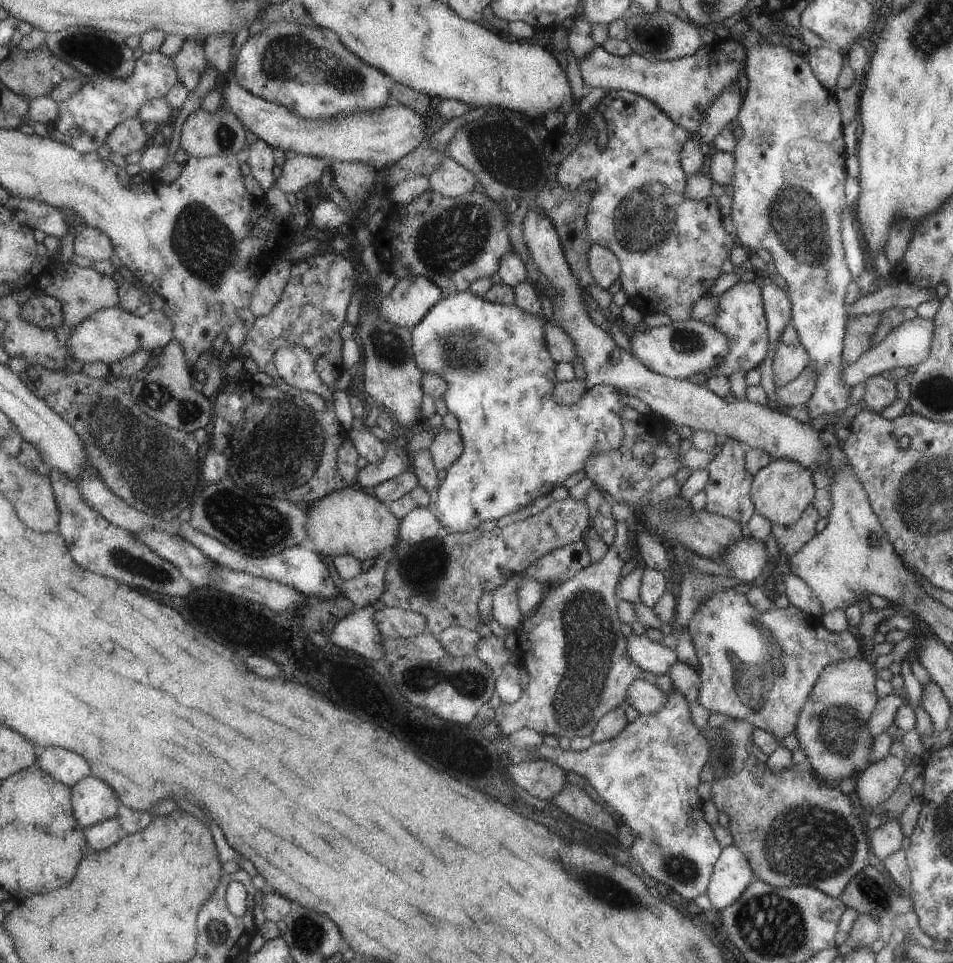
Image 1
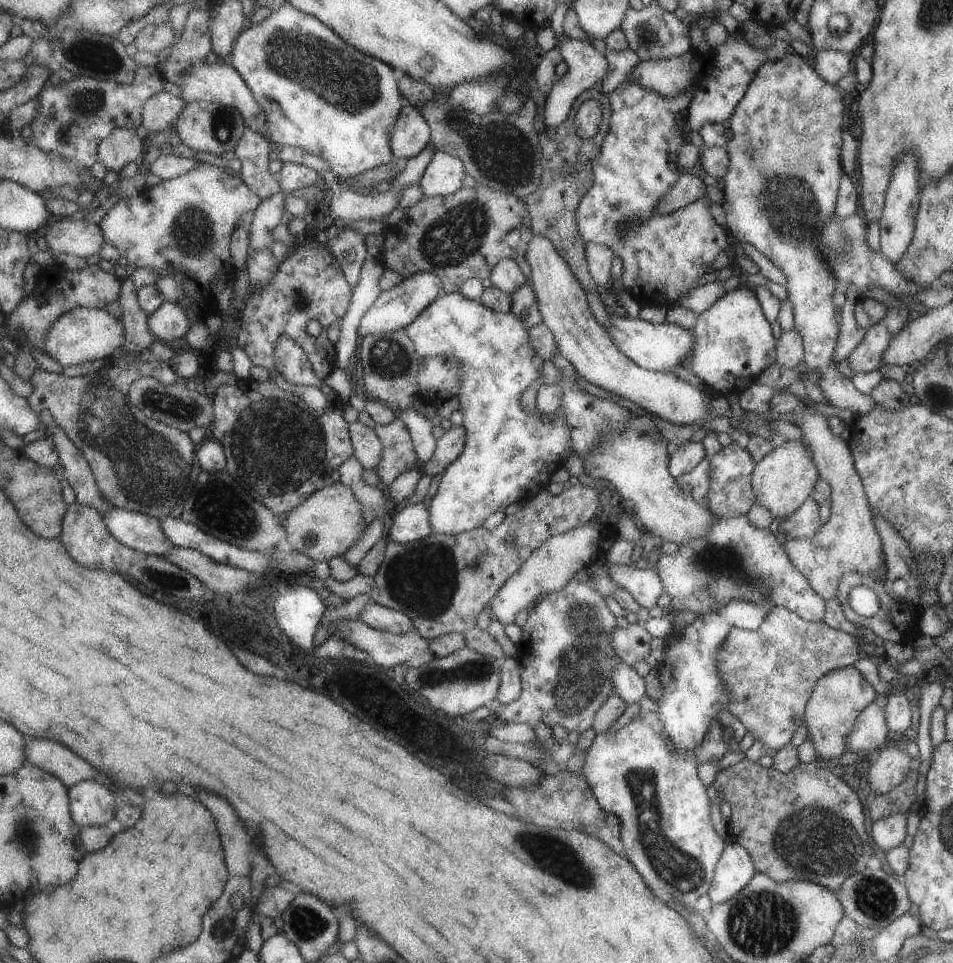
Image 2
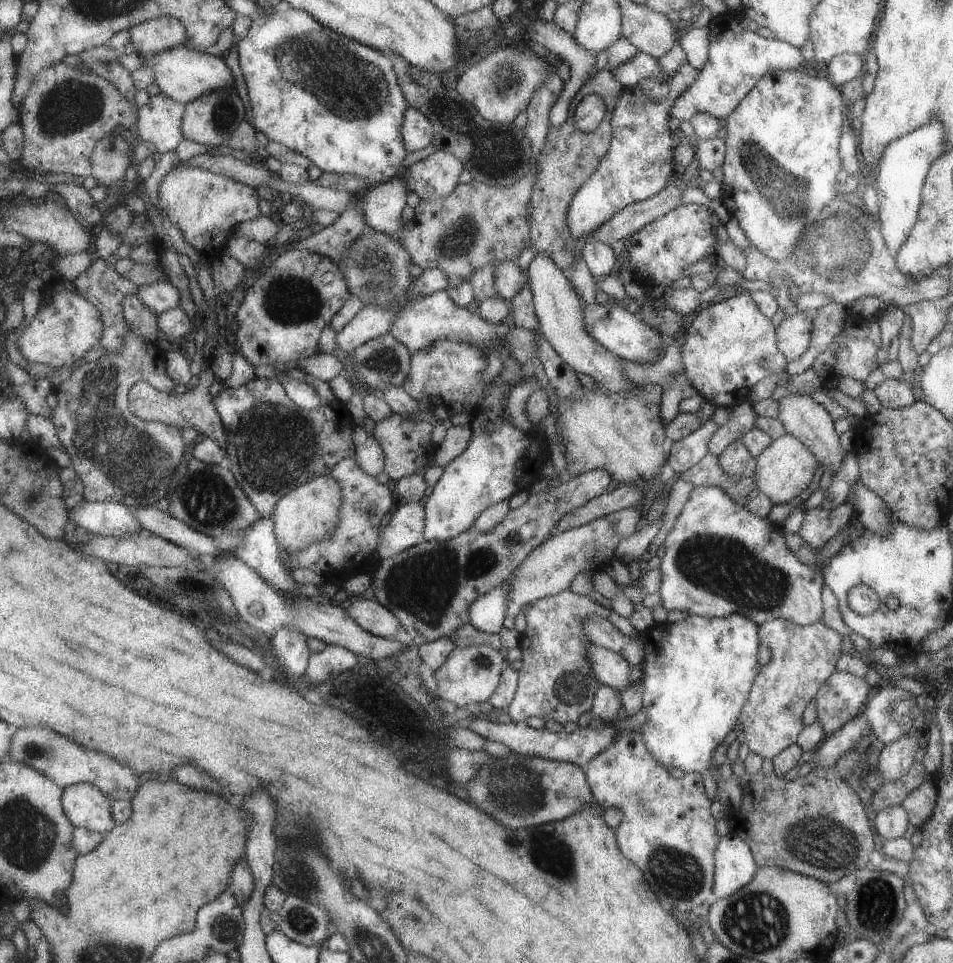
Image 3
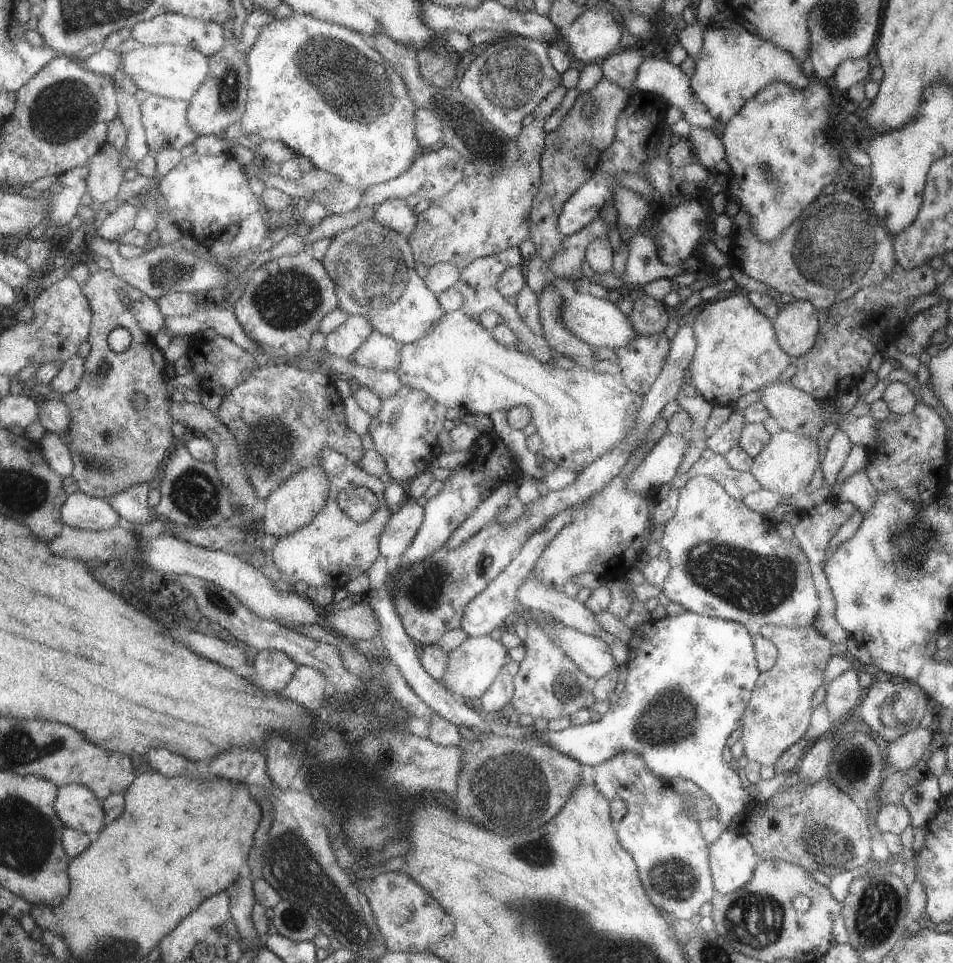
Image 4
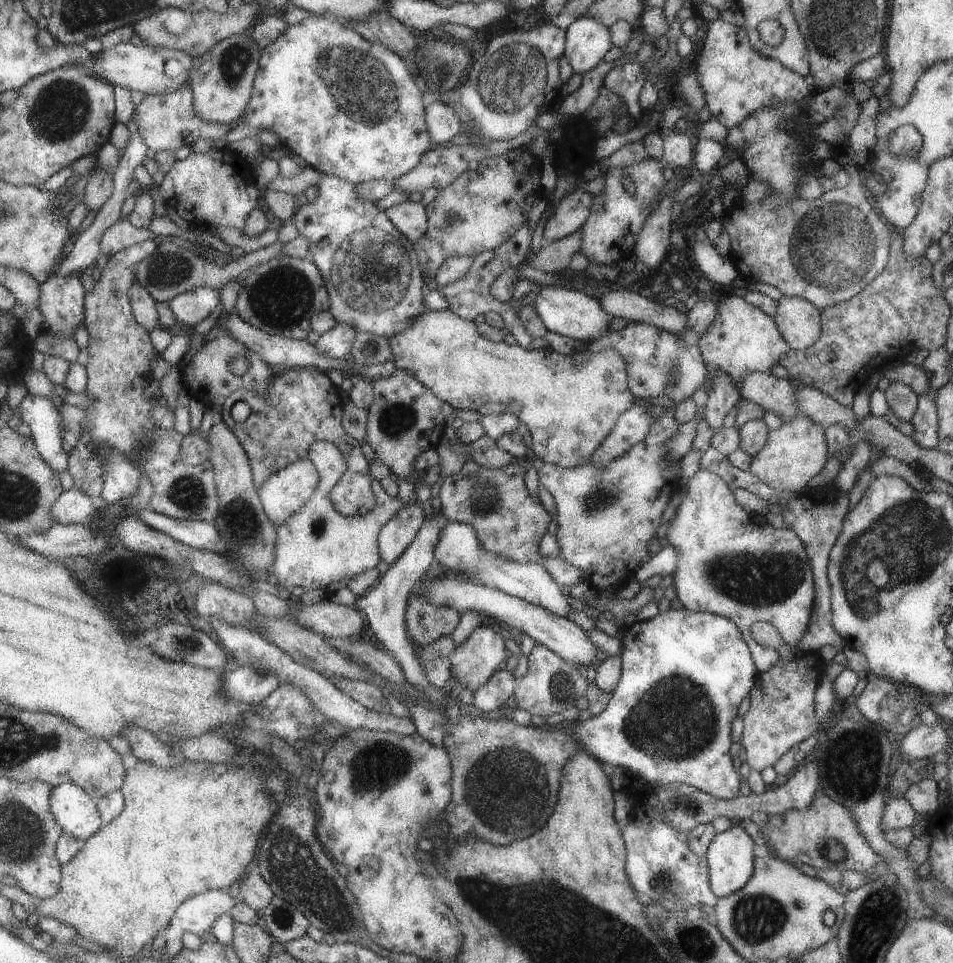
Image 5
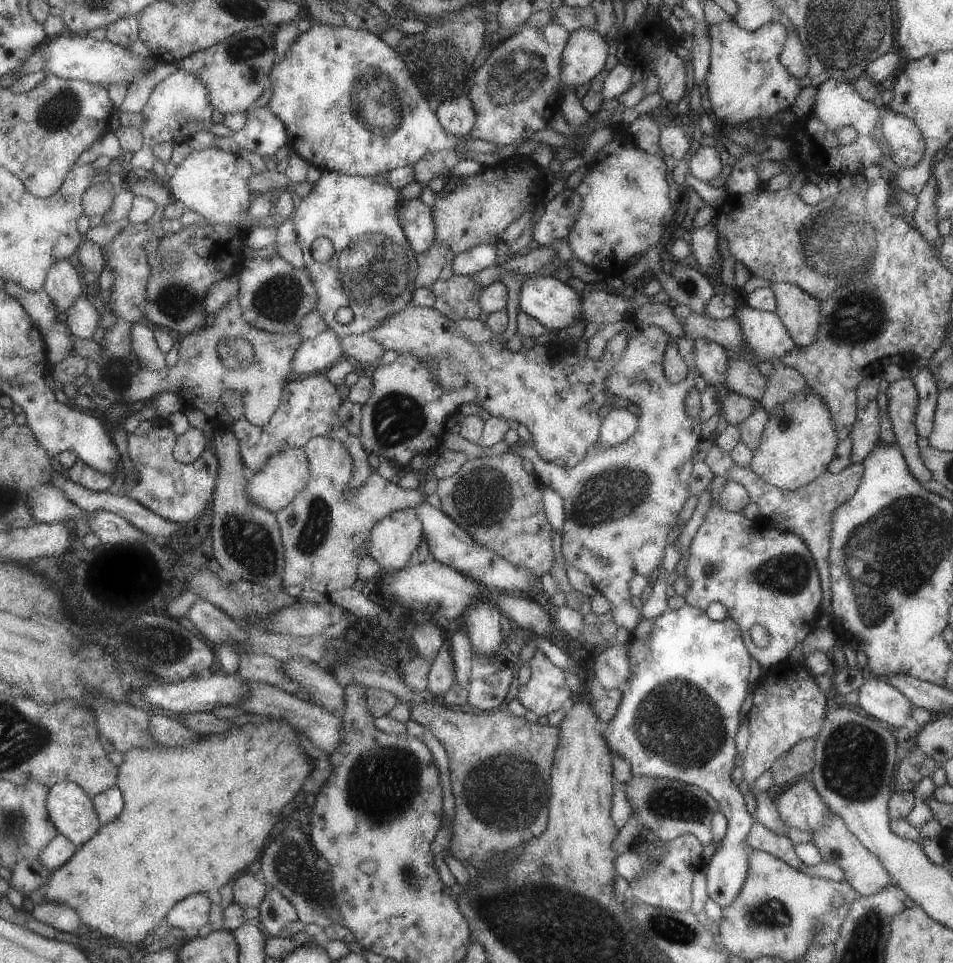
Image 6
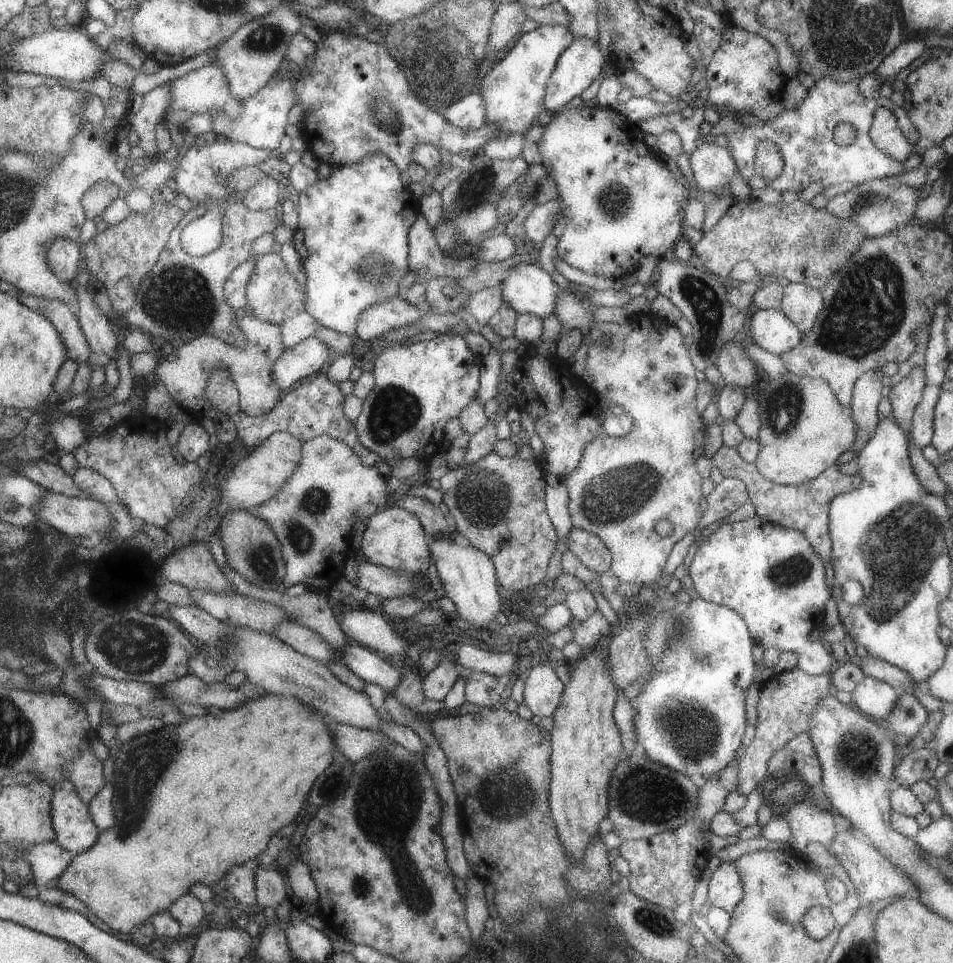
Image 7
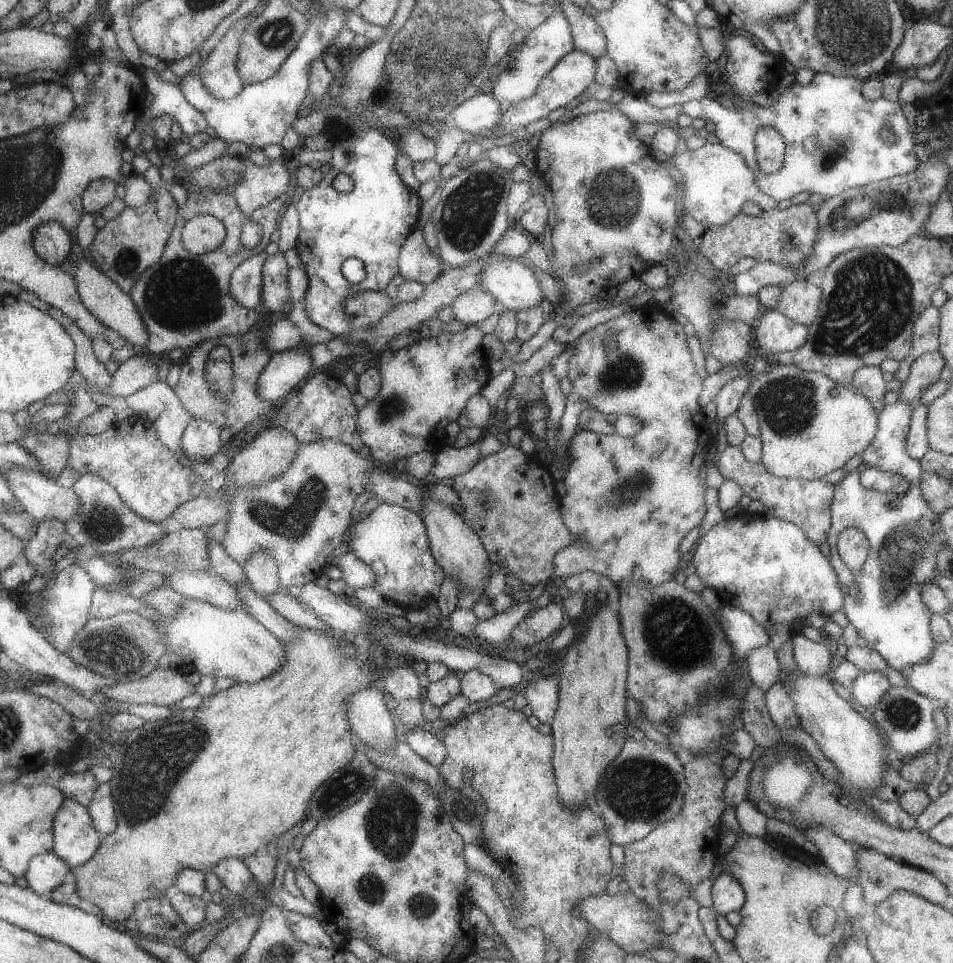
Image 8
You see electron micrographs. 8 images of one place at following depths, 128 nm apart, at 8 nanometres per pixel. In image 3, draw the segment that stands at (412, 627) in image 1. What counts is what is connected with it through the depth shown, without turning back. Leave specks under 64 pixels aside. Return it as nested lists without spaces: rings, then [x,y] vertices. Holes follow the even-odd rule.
[[[376,599],[356,600],[346,612],[363,630],[379,638],[394,639],[395,634],[403,629],[401,620]]]

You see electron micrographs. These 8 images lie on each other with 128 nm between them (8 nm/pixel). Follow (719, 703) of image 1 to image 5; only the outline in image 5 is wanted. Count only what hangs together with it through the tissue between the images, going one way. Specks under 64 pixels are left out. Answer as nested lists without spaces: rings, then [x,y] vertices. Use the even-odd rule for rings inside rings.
[[[758,621],[749,626],[753,642],[779,652],[777,663],[766,672],[757,673],[756,682],[749,694],[749,710],[742,717],[743,733],[739,740],[745,751],[745,763],[749,769],[764,770],[772,765],[789,748],[808,738],[819,725],[815,716],[814,693],[825,663],[815,651],[799,650],[785,644],[769,624]]]

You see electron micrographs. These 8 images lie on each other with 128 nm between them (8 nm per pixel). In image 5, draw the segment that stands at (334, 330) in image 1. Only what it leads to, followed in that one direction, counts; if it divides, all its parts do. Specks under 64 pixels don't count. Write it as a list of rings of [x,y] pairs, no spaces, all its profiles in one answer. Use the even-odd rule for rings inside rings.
[[[279,256],[244,273],[244,285],[235,314],[246,324],[271,335],[305,341],[312,331],[313,316],[329,311],[329,294],[320,269],[304,258]]]

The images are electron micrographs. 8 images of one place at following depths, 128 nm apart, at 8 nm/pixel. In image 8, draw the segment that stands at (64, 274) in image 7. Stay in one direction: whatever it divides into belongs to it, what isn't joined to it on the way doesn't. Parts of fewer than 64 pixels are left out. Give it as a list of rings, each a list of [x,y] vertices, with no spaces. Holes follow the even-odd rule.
[[[59,221],[44,224],[36,236],[36,249],[40,255],[53,266],[61,267],[63,263],[69,263],[69,256],[73,252],[73,244],[77,243],[75,237]]]

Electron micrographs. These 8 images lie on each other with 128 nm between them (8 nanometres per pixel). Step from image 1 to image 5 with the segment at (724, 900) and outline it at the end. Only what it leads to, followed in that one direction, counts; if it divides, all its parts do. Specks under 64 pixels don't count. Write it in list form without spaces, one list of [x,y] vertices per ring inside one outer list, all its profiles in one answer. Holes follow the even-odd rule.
[[[671,608],[667,612],[657,614],[651,620],[645,622],[634,621],[631,625],[622,628],[620,655],[620,678],[611,692],[611,699],[600,714],[594,715],[583,722],[574,723],[570,728],[570,734],[581,750],[593,759],[601,762],[605,767],[621,767],[651,786],[659,785],[686,785],[705,794],[709,794],[718,800],[731,800],[738,796],[739,781],[737,771],[732,768],[729,747],[731,745],[730,729],[733,718],[737,716],[737,709],[741,701],[750,694],[753,684],[756,682],[757,671],[753,667],[749,649],[745,645],[741,632],[737,626],[733,626],[729,620],[712,613],[689,611],[685,608]],[[718,817],[710,824],[717,834],[708,845],[703,859],[706,861],[709,891],[716,899],[719,899],[736,892],[749,881],[753,873],[757,850],[751,838],[742,830],[738,822]]]

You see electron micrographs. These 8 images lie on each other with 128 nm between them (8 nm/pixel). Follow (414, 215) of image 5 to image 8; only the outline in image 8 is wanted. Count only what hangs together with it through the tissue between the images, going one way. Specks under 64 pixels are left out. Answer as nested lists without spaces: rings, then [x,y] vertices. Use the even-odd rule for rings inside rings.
[[[416,228],[400,252],[400,273],[407,281],[419,281],[428,285],[435,282],[445,270],[445,264],[426,243],[424,232]]]

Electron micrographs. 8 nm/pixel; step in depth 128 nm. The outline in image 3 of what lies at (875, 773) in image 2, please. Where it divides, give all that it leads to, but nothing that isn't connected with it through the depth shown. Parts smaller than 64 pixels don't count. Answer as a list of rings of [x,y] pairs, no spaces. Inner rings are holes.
[[[904,735],[883,746],[876,768],[880,781],[896,780],[909,771],[919,748],[917,740],[917,736]]]

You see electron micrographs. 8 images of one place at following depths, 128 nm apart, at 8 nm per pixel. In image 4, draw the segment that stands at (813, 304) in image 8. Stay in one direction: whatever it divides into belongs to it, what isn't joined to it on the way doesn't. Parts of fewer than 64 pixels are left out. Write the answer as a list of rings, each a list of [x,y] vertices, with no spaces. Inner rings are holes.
[[[795,299],[791,304],[783,304],[783,308],[778,310],[777,315],[772,319],[772,326],[774,331],[775,340],[777,345],[785,354],[787,354],[792,360],[808,352],[815,344],[815,338],[818,332],[818,312],[809,302]]]

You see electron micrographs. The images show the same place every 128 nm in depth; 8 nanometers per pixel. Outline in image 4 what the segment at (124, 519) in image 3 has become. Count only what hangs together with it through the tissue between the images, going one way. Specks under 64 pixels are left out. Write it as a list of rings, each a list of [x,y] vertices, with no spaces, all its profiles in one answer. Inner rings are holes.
[[[79,490],[68,494],[68,500],[61,506],[63,524],[81,529],[114,528],[118,526],[121,518],[119,512],[116,512],[107,500]]]

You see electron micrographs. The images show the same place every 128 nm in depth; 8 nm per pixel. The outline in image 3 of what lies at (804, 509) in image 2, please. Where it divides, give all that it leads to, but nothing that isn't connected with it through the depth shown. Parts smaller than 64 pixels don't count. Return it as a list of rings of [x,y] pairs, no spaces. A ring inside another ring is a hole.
[[[847,500],[831,509],[809,508],[803,511],[803,522],[796,534],[817,553],[829,538],[851,524],[853,516],[853,506]]]

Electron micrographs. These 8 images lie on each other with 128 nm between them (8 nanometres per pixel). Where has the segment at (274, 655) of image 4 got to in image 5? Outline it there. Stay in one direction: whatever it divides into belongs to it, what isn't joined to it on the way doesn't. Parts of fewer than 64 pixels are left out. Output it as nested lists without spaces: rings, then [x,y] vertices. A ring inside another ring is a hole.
[[[255,666],[235,668],[225,674],[225,694],[237,702],[261,704],[271,692],[282,686],[277,674],[259,672]]]

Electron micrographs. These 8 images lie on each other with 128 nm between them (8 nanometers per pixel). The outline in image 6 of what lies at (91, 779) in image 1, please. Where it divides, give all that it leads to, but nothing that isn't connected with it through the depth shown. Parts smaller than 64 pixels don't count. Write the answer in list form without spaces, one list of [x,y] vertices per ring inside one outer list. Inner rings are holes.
[[[61,781],[50,787],[48,811],[60,834],[78,847],[88,843],[103,826],[93,798],[73,781]]]

